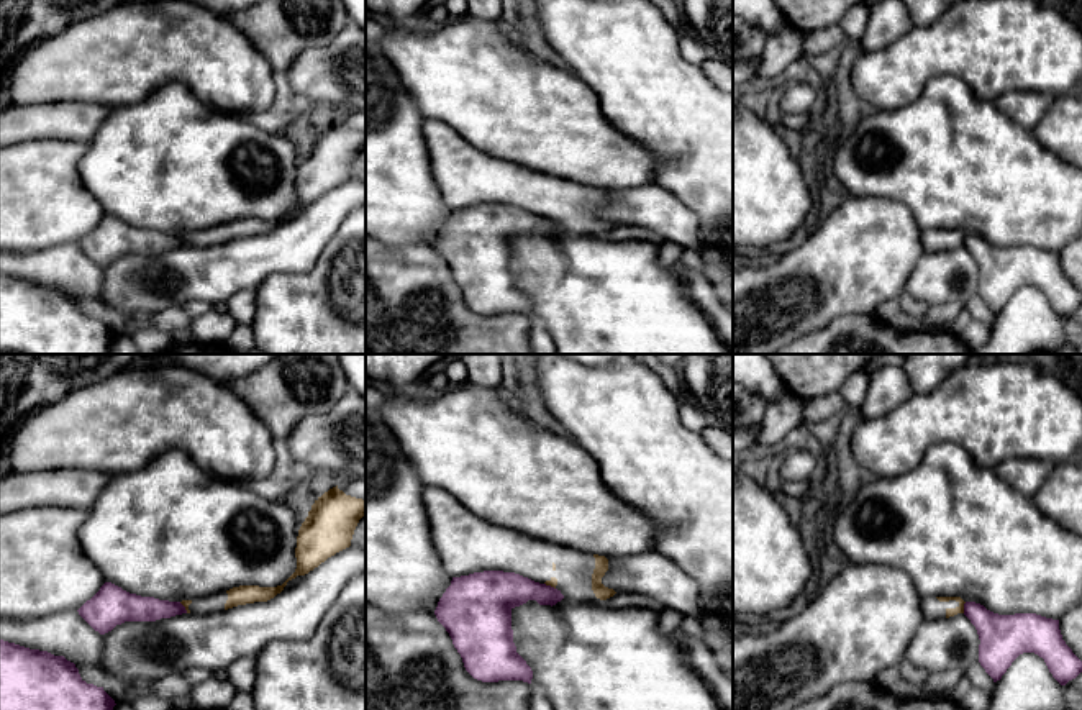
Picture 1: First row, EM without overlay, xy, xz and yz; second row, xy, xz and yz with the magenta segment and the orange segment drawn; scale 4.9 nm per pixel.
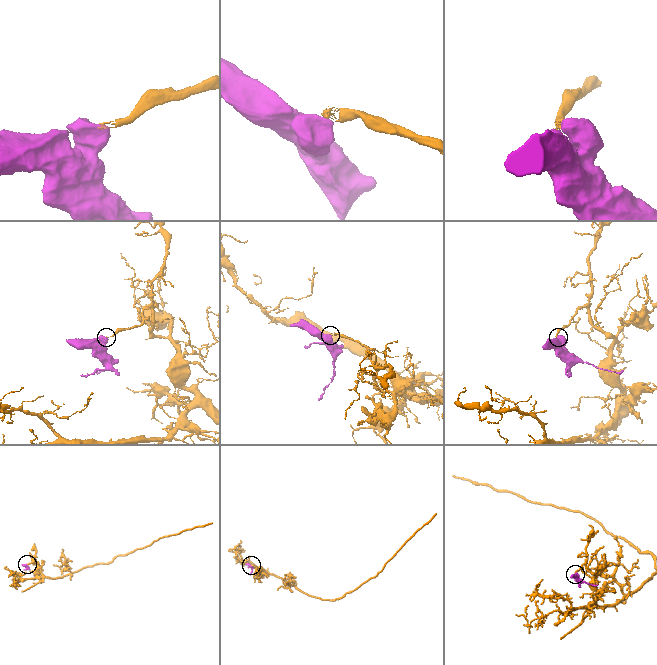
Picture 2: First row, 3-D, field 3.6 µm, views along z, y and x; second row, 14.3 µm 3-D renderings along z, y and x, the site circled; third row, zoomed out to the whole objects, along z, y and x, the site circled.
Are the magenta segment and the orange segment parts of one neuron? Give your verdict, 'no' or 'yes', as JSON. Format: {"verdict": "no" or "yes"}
{"verdict": "no"}

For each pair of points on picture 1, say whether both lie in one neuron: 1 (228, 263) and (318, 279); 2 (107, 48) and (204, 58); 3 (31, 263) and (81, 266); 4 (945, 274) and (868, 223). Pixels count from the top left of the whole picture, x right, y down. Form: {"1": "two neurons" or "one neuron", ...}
{"1": "two neurons", "2": "one neuron", "3": "one neuron", "4": "two neurons"}

